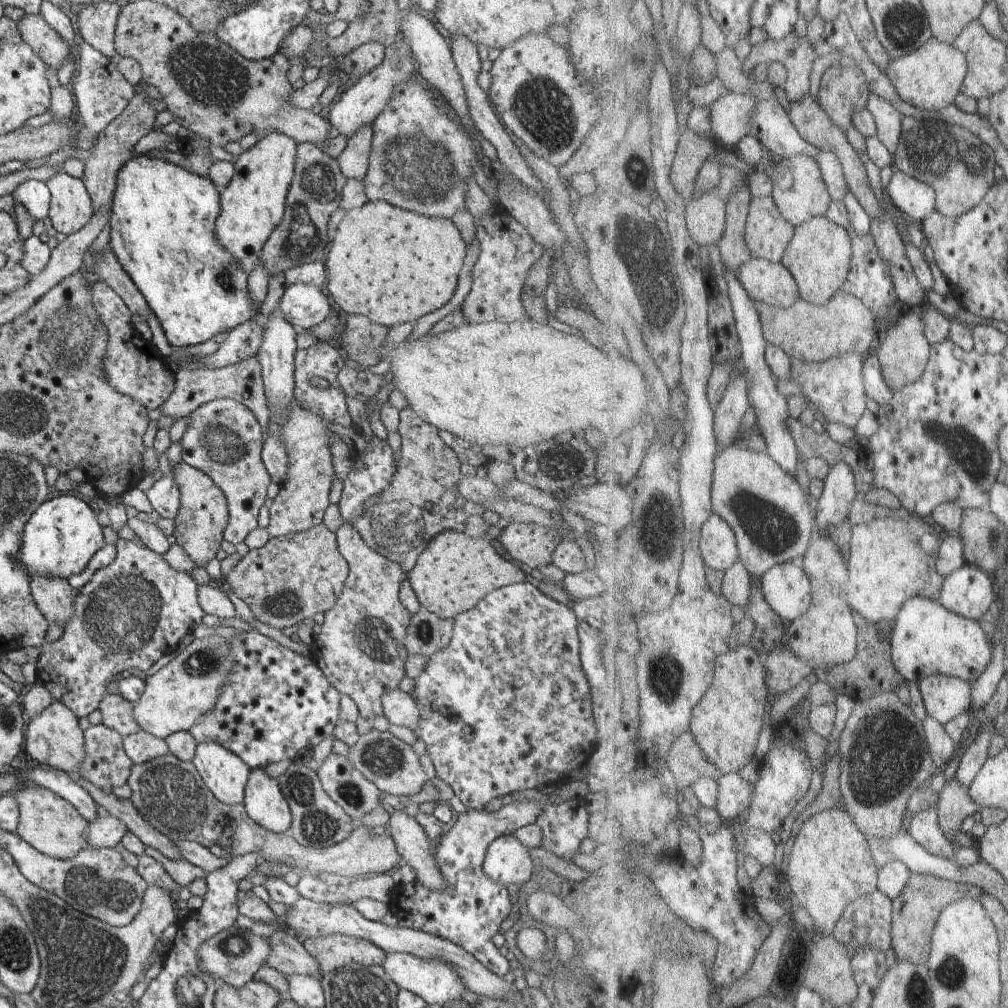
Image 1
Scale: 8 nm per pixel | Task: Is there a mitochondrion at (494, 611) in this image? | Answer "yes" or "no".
no

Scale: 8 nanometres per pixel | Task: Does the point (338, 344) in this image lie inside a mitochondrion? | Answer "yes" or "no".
no

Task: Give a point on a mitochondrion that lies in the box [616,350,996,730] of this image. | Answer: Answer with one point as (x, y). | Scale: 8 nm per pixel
(969, 450)

